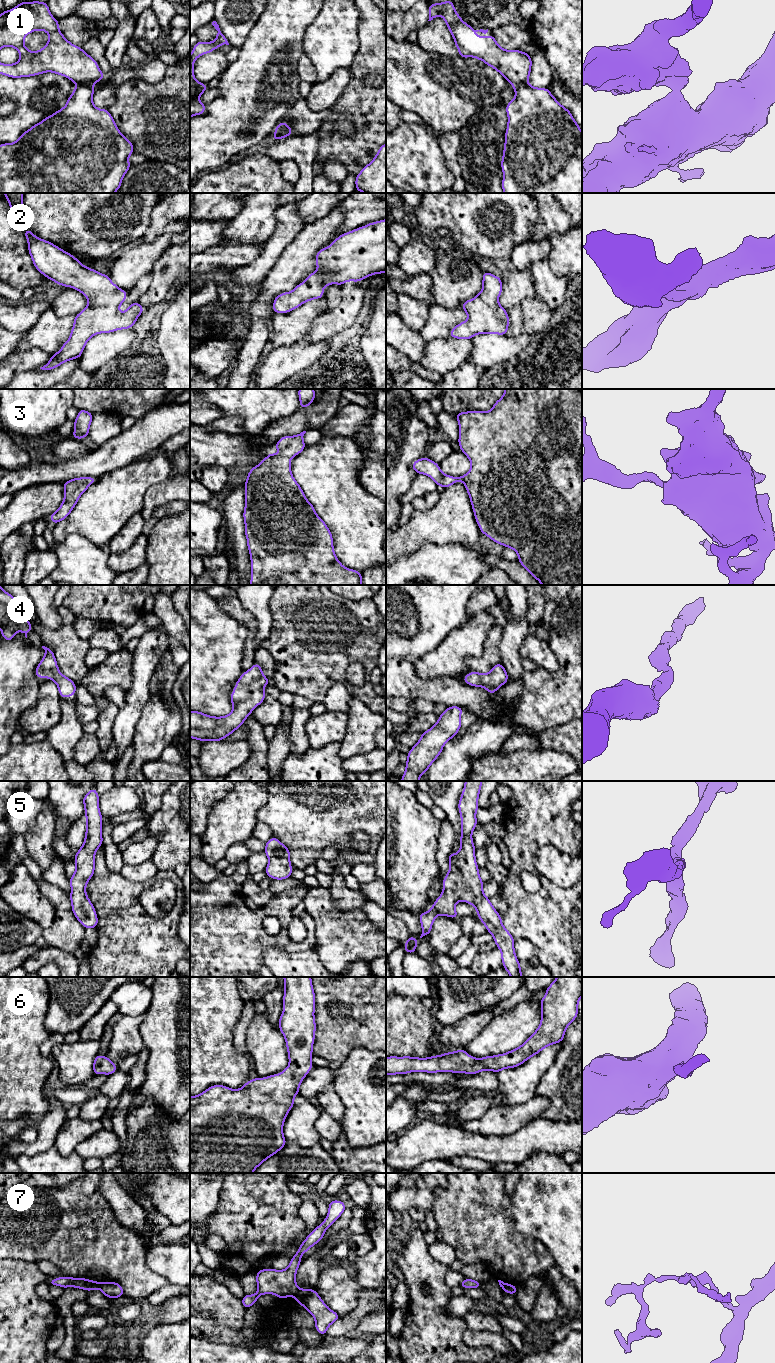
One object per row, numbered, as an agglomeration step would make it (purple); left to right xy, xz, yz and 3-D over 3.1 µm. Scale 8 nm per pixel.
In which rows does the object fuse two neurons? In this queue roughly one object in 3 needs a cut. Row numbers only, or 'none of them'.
1, 7

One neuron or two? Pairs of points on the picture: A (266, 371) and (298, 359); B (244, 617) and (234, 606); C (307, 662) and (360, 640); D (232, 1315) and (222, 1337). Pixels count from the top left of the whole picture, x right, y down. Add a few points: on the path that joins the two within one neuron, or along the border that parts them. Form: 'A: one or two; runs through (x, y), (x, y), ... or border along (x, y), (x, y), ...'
A: one; runs through (274, 369), (279, 364), (290, 360)
B: one; runs through (241, 614), (236, 609)
C: one; runs through (320, 649), (332, 640), (347, 640)
D: two; border along (243, 1326), (238, 1329), (230, 1329)

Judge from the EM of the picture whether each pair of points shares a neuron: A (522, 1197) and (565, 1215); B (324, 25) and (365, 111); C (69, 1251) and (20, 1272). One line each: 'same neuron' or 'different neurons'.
A: same neuron
B: different neurons
C: different neurons

